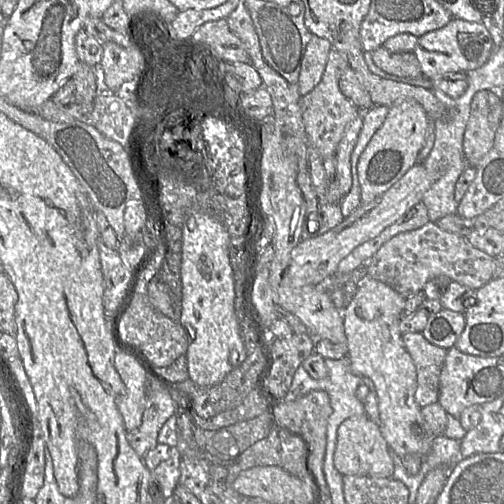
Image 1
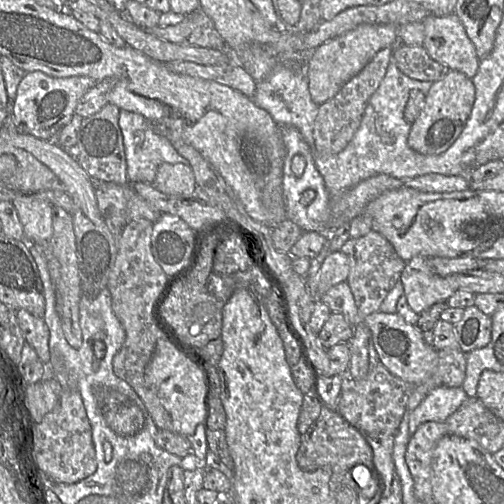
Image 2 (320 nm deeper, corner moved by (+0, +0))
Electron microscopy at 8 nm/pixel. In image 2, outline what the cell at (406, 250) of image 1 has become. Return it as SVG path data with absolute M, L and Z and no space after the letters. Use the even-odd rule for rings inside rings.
M415 256L406 262L406 265L401 273L399 282L403 285L404 296L410 308L417 314L430 308L438 302L446 302L456 290L456 285L450 285L446 277L439 276L433 273L428 267L429 257Z

